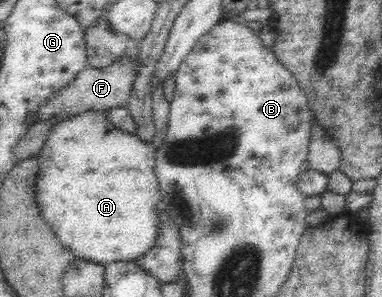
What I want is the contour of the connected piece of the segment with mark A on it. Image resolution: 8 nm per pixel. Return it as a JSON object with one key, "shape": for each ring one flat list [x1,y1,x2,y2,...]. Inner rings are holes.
{"shape":[[85,111,61,120,46,136,43,147,37,151,38,176,34,197,43,219,57,239,77,257,100,264,134,261,151,249,158,230,158,217,164,212,156,195,155,147,145,144,134,133,115,127,101,111]]}

